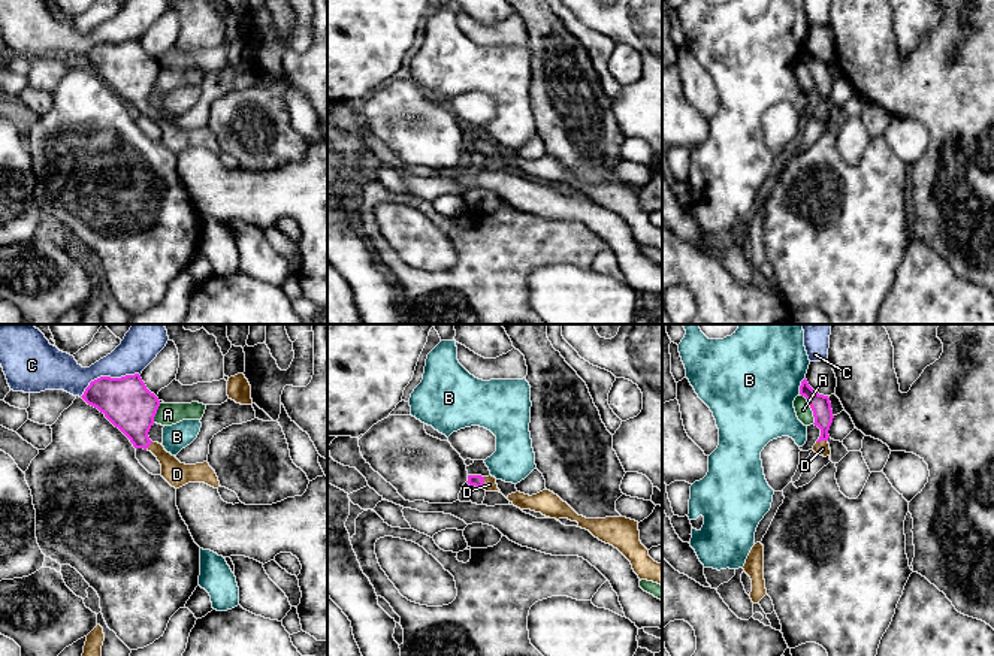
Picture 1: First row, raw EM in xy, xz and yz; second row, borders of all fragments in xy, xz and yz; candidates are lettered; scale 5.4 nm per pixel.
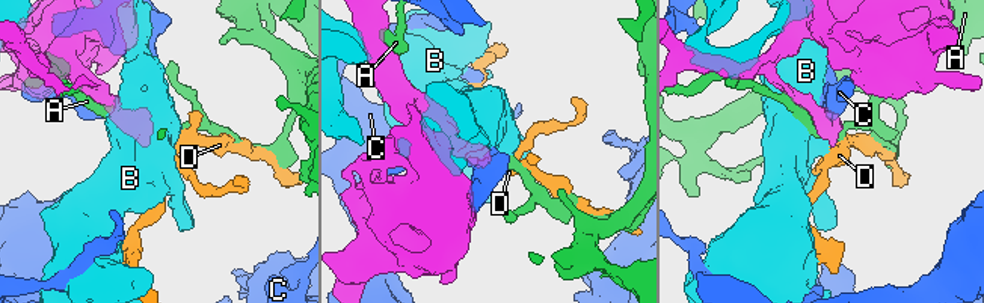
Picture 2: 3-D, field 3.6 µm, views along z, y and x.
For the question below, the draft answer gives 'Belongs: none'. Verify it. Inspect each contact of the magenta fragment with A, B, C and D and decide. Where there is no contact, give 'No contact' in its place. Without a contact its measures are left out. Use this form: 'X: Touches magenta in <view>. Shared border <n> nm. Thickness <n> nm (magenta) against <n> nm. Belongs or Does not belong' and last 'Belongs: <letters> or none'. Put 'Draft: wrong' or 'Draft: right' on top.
Draft: wrong
A: Touches magenta in yz. Shared border 180 nm. Thickness 110 nm (magenta) against 90 nm. Does not belong
B: Touches magenta in yz. Shared border 100 nm. Thickness 110 nm (magenta) against 480 nm. Does not belong
C: Touches magenta in xy. Shared border 340 nm. Thickness 280 nm (magenta) against 190 nm. Does not belong
D: Touches magenta in yz. Shared border 70 nm. Thickness 110 nm (magenta) against 80 nm. Belongs
Belongs: D

